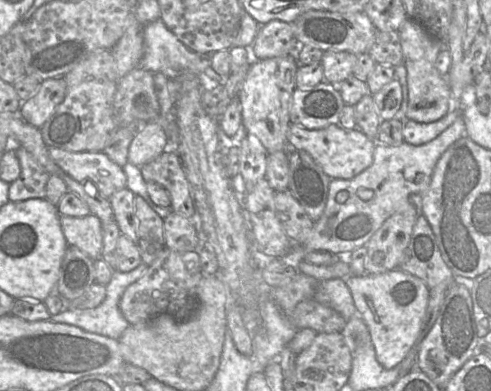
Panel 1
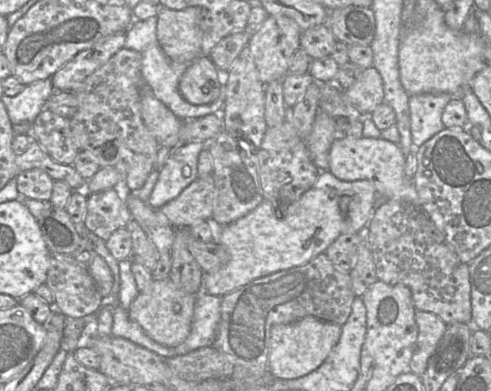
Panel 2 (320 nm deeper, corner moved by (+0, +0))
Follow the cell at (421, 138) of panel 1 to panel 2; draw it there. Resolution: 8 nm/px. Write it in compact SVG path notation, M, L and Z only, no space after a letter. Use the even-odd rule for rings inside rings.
M446 92L421 93L410 96L410 126L414 148L419 148L445 128L442 114L453 97Z

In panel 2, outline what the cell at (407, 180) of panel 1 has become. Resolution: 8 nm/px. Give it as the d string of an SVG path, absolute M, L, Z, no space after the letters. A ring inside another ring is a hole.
M321 171L315 184L298 201L289 205L285 218L278 219L271 203L263 200L245 216L221 227L219 244L228 254L228 262L216 272L203 274L202 290L209 295L223 297L255 279L308 263L325 253L340 235L355 234L365 227L373 215L376 195L377 191L371 181L342 181L329 171ZM344 196L348 198L347 215L342 215L339 209L339 199Z

